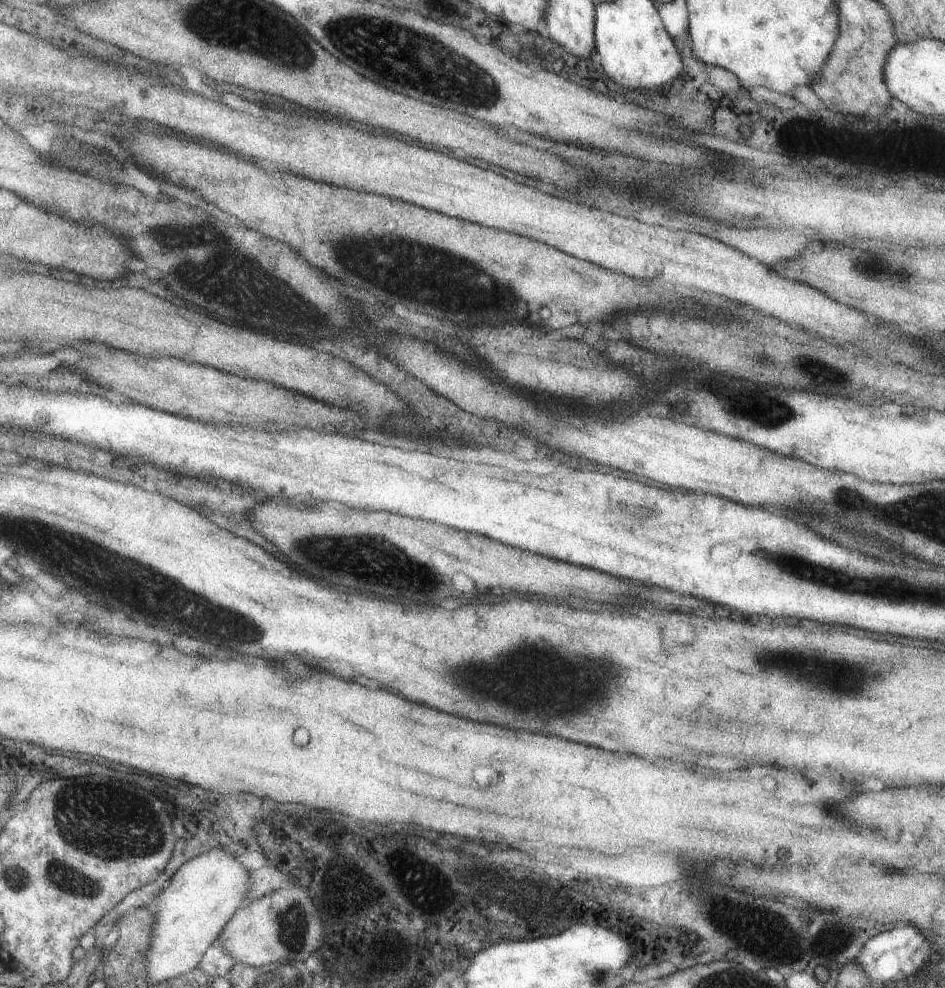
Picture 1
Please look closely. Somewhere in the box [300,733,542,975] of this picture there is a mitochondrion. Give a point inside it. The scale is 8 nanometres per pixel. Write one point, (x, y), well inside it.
(493, 869)

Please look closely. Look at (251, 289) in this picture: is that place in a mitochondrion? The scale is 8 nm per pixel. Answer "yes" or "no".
yes

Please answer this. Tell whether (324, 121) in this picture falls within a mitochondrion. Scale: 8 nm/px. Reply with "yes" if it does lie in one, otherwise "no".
no

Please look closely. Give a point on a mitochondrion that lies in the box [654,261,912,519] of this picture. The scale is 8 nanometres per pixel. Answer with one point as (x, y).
(762, 407)

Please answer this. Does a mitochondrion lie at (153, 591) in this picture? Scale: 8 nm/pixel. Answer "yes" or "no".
yes

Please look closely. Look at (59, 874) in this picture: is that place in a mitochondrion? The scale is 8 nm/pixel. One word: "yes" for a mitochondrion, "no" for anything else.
yes

